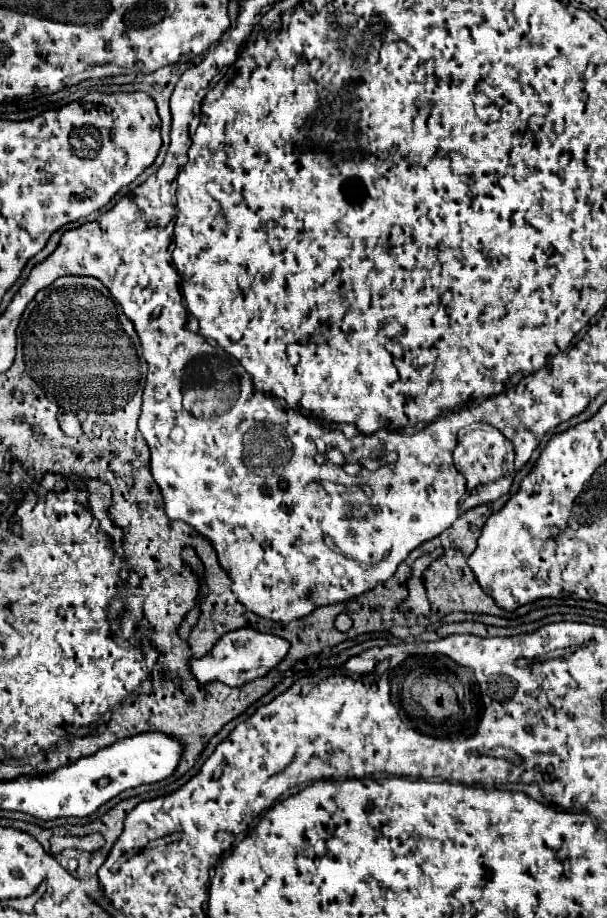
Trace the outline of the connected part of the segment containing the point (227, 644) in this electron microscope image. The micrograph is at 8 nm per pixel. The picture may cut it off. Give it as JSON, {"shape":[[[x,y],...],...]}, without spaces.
{"shape":[[[238,628],[228,634],[224,634],[210,654],[206,654],[200,660],[192,660],[192,672],[198,678],[200,684],[208,684],[212,680],[220,680],[228,686],[242,686],[246,682],[252,682],[260,676],[266,676],[288,652],[288,642],[280,636],[262,634],[252,628]]]}

